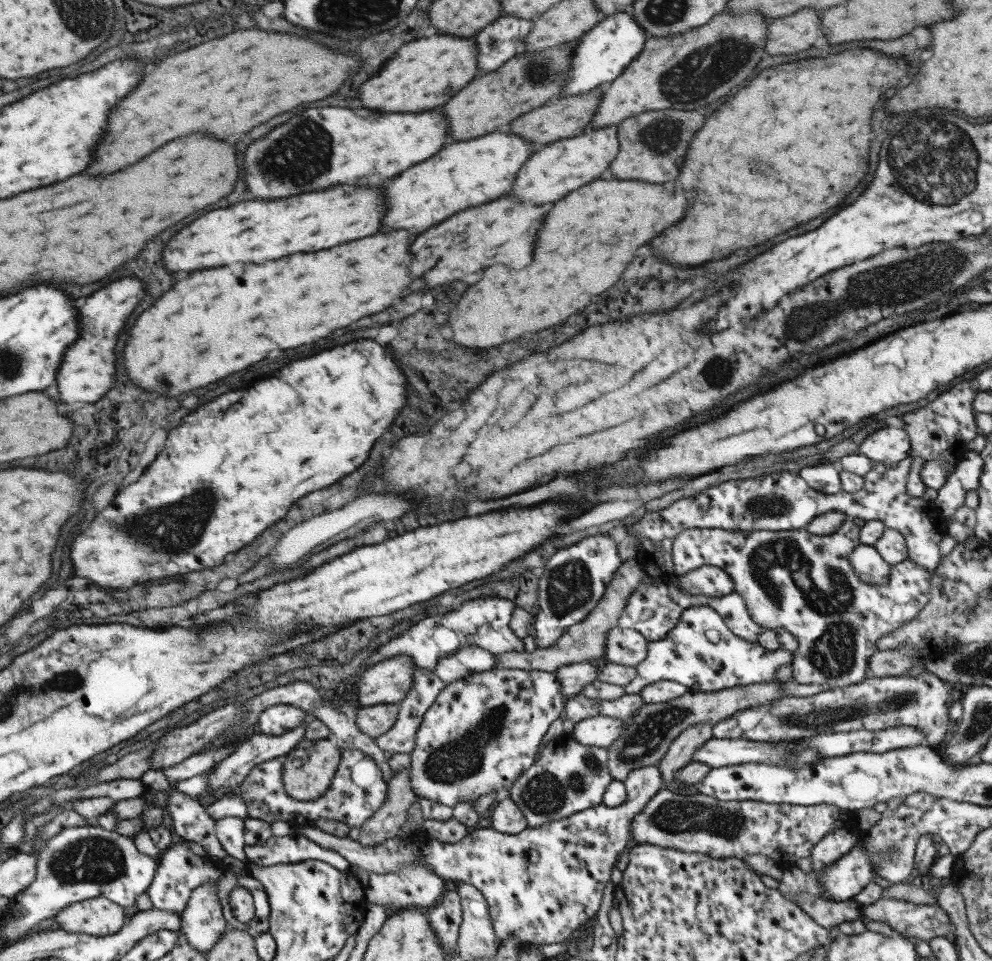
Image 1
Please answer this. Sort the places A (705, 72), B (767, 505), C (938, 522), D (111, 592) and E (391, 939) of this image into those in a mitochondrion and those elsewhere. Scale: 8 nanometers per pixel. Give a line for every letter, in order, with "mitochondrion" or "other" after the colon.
A: mitochondrion
B: mitochondrion
C: other
D: other
E: other

